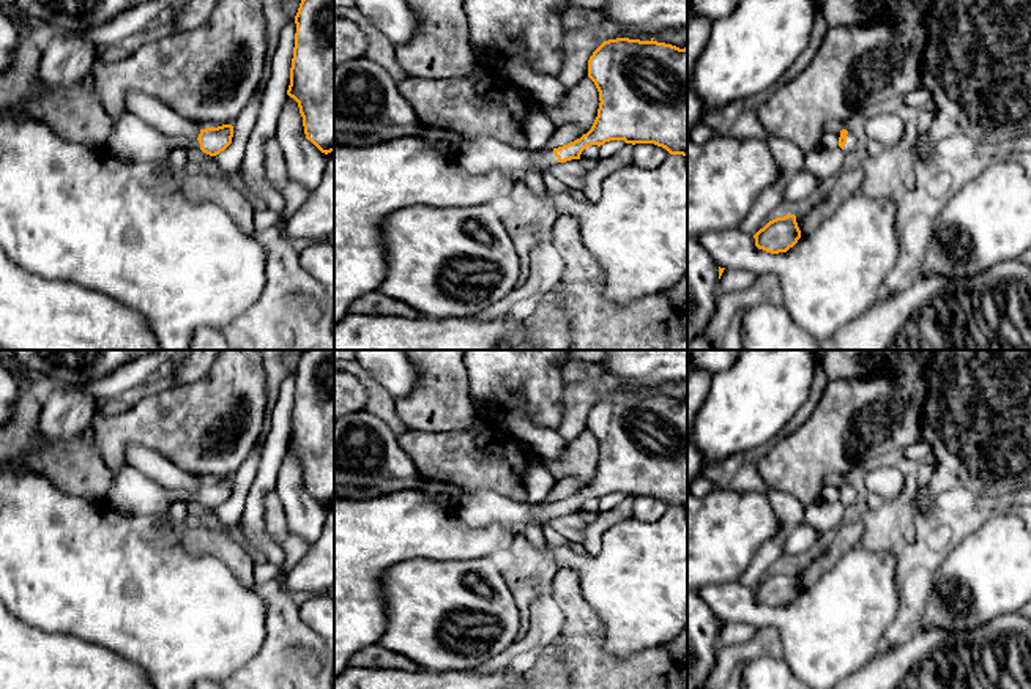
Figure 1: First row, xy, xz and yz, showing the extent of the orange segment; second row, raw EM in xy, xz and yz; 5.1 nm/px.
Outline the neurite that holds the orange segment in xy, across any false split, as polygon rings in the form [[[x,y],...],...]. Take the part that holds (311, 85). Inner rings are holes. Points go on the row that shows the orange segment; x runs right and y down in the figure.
[[[301,0],[287,95],[298,102],[306,139],[322,153],[334,151],[334,0]]]

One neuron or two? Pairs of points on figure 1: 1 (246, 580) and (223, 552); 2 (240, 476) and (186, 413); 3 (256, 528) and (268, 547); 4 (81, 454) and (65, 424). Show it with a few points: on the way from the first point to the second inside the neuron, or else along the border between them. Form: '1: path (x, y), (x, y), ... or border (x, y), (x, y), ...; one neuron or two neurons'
1: path (245, 573), (230, 558); one neuron
2: border (254, 445), (230, 476); two neurons
3: path (256, 533), (264, 543); one neuron
4: border (81, 439), (71, 442), (41, 442), (38, 451); two neurons

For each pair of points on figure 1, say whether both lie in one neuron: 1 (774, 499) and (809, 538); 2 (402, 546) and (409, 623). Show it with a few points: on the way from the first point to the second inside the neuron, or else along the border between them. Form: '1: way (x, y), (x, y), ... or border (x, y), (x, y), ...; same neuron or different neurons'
1: border (801, 524), (785, 543), (784, 560); different neurons
2: border (440, 558), (396, 562), (382, 580), (382, 592); different neurons

